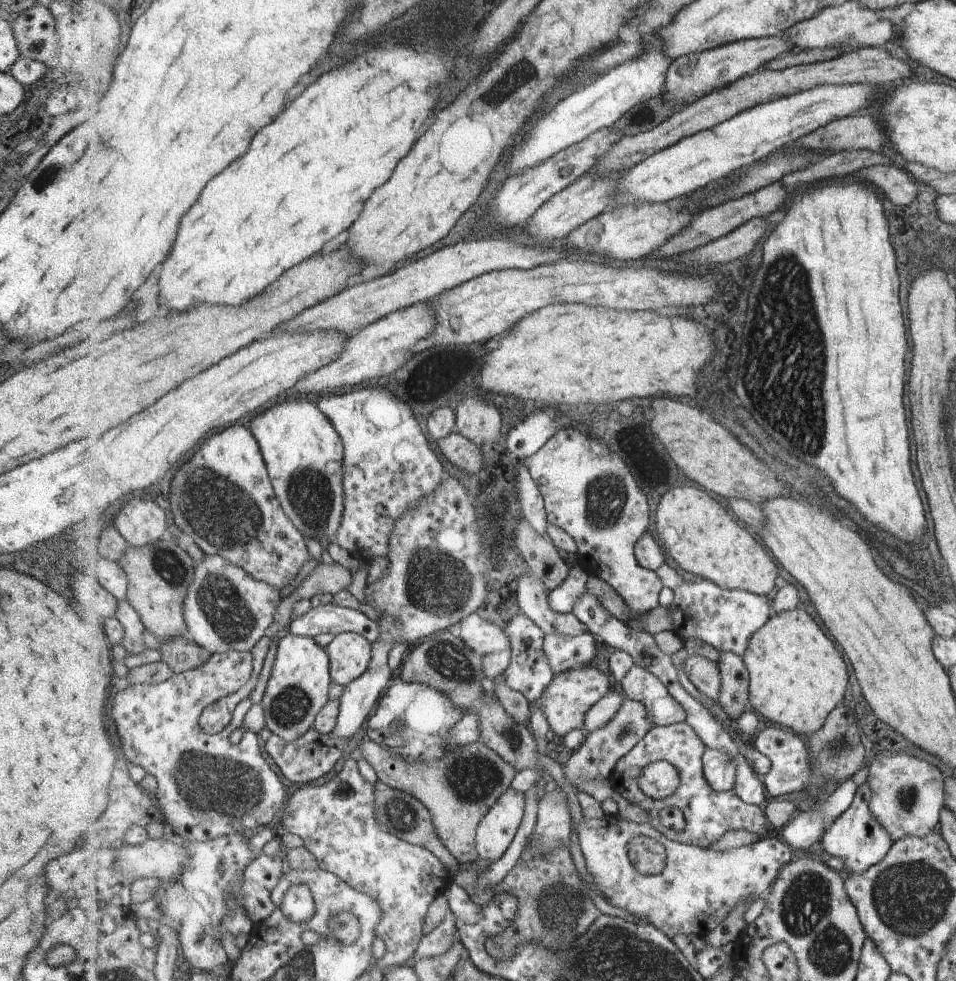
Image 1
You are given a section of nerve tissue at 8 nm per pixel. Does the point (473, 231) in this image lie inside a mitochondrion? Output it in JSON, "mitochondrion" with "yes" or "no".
{"mitochondrion":"no"}

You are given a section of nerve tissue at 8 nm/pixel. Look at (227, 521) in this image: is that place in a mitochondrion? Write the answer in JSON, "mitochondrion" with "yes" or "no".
{"mitochondrion":"yes"}

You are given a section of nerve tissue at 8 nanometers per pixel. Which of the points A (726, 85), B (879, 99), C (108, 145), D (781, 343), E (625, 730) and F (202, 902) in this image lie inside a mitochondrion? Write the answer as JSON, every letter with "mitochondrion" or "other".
{"A":"other","B":"other","C":"mitochondrion","D":"mitochondrion","E":"mitochondrion","F":"mitochondrion"}

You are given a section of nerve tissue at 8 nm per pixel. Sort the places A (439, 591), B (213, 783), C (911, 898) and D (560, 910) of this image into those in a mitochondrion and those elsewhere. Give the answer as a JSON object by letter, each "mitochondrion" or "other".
{"A":"mitochondrion","B":"mitochondrion","C":"mitochondrion","D":"mitochondrion"}

